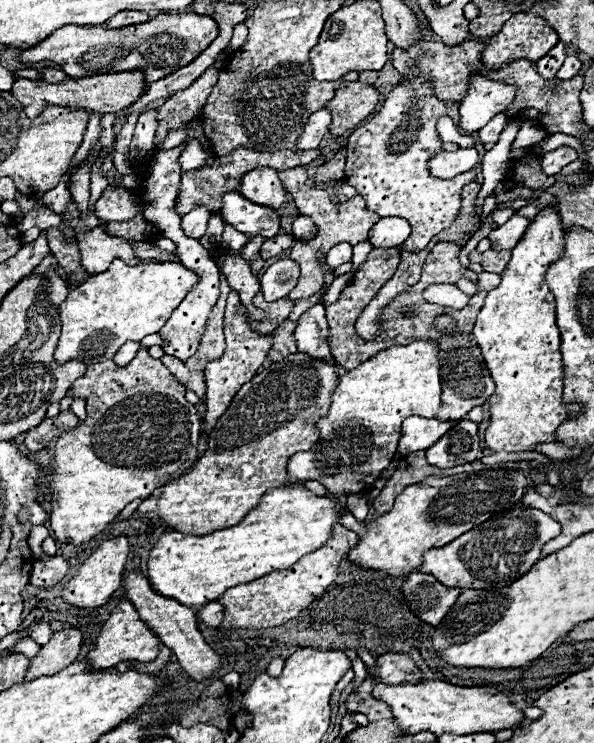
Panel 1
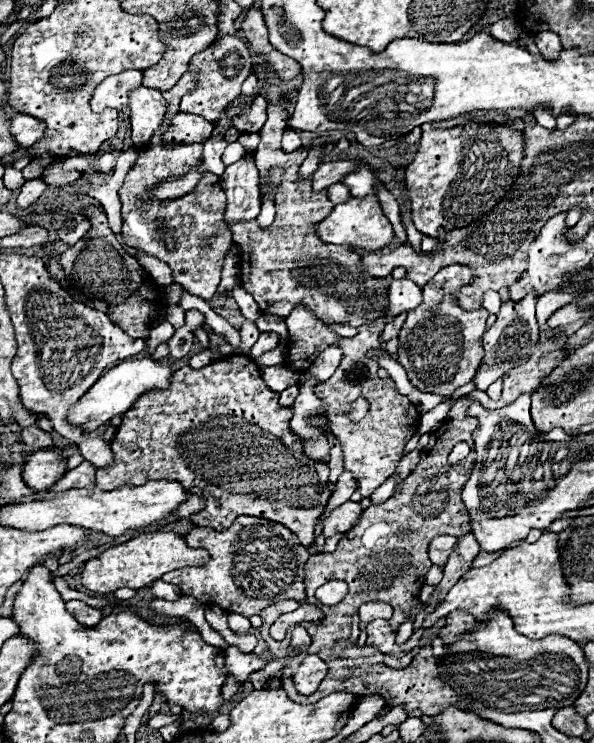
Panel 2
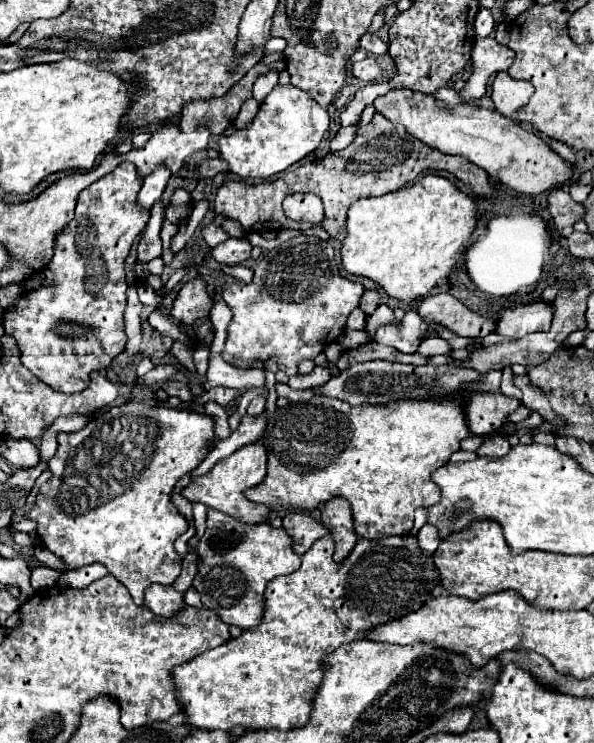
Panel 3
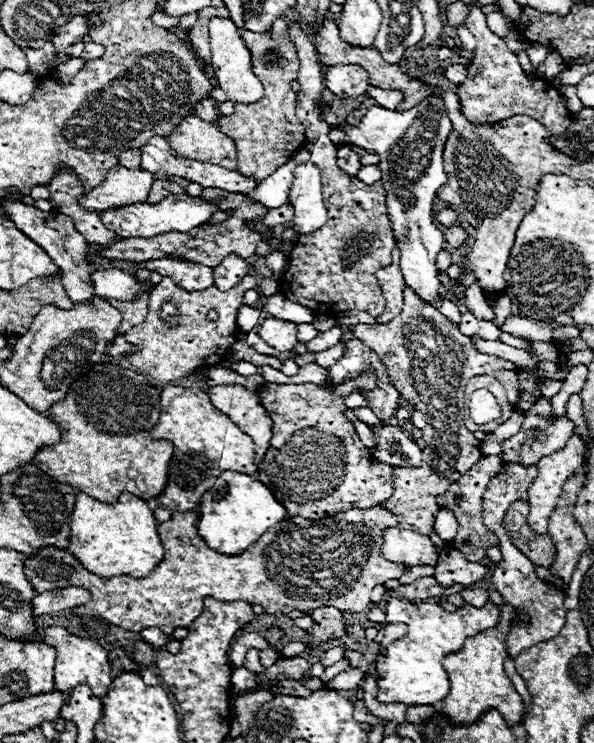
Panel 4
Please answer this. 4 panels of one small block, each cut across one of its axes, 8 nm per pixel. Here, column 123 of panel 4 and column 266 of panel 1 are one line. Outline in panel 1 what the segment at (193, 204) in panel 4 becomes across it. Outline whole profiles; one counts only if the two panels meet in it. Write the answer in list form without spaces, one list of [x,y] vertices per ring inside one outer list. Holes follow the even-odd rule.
[[[236,190],[224,194],[220,216],[224,222],[232,224],[236,230],[248,236],[262,234],[266,238],[274,238],[280,230],[280,216],[276,210],[254,204]]]

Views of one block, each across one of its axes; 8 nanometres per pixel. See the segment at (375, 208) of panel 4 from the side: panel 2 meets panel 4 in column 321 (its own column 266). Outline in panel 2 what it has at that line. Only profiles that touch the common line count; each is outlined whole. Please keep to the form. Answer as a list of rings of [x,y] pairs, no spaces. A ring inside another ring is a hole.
[[[264,62],[256,66],[254,74],[262,84],[264,96],[268,100],[268,118],[260,130],[260,144],[254,152],[256,168],[260,170],[260,176],[264,176],[268,168],[282,166],[286,168],[286,176],[274,192],[276,220],[272,226],[260,228],[256,220],[236,222],[230,226],[232,240],[242,246],[242,286],[254,296],[262,314],[274,314],[284,318],[292,312],[296,304],[306,304],[322,322],[338,322],[354,328],[366,326],[368,322],[384,316],[388,282],[384,278],[368,276],[360,266],[360,254],[352,252],[350,246],[326,244],[314,234],[312,226],[326,218],[334,204],[328,200],[326,190],[312,192],[312,178],[298,178],[298,168],[306,158],[306,150],[288,154],[280,148],[280,134],[284,134],[284,126],[288,120],[284,92],[276,82],[272,82],[274,76],[270,68],[264,66]]]

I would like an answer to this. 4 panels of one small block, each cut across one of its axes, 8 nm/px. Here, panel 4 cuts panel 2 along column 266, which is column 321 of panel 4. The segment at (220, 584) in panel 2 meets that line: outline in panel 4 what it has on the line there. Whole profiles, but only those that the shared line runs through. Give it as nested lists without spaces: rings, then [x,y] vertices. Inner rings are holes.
[[[352,508],[322,520],[286,518],[238,556],[224,556],[210,550],[196,536],[197,518],[195,511],[175,511],[170,520],[158,524],[164,558],[146,578],[100,578],[88,572],[70,552],[56,546],[42,546],[24,558],[24,574],[36,594],[70,586],[90,590],[92,600],[76,606],[78,614],[96,612],[104,620],[134,632],[156,626],[170,636],[176,626],[186,628],[200,616],[207,596],[224,602],[246,600],[248,604],[260,604],[268,614],[288,614],[290,610],[308,612],[316,606],[366,612],[372,604],[370,590],[376,584],[400,578],[404,570],[404,566],[380,558],[380,534],[388,526],[398,526],[396,516],[388,514],[388,510]]]

